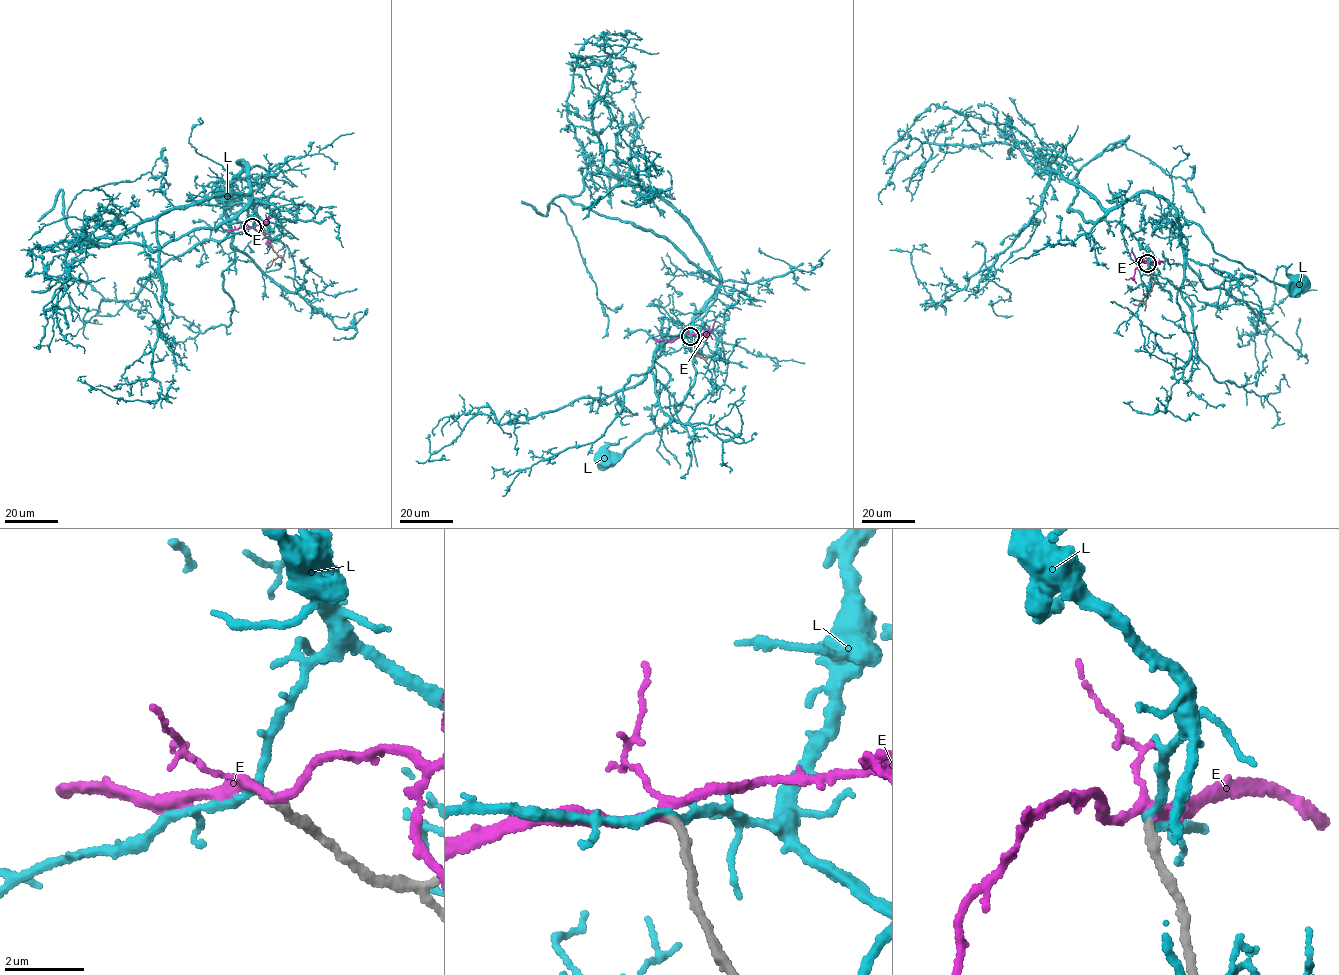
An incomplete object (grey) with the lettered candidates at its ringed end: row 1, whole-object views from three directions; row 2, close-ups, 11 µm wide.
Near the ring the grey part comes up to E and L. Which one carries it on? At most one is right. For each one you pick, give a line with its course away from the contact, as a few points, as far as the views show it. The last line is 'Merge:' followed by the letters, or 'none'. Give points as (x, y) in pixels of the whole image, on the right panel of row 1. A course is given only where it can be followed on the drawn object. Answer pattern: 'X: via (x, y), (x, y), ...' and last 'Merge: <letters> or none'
E: via (1147, 263), (1140, 262), (1134, 278), (1125, 279)
Merge: E

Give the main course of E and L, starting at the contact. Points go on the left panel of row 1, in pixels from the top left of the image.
E: (252, 227), (262, 225), (270, 240), (267, 246)
L: (252, 227), (256, 215), (251, 181), (246, 162), (238, 162), (265, 169), (265, 184), (241, 197), (223, 196)

